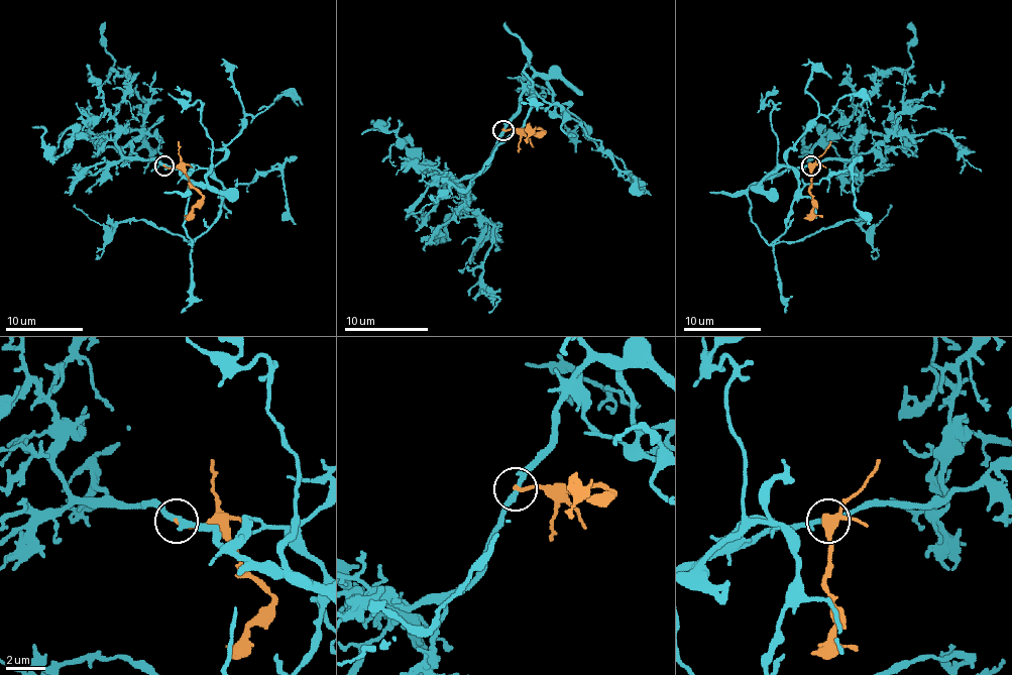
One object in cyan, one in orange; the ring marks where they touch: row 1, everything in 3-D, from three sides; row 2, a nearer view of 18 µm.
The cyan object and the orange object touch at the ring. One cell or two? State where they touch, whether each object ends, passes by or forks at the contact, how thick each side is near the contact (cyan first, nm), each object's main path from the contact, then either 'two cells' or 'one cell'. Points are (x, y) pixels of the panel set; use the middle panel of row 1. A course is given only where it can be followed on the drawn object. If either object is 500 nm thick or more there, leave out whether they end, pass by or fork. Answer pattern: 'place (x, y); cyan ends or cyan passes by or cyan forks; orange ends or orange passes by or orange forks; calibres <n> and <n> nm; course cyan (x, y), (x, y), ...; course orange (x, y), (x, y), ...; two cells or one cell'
place (502, 130); cyan passes by; orange ends; calibres 280 and 200 nm; course cyan (502, 129), (534, 74), (528, 63), (526, 123), (465, 190), (452, 184), (405, 217); course orange (502, 129), (544, 131), (534, 131), (526, 142); two cells

